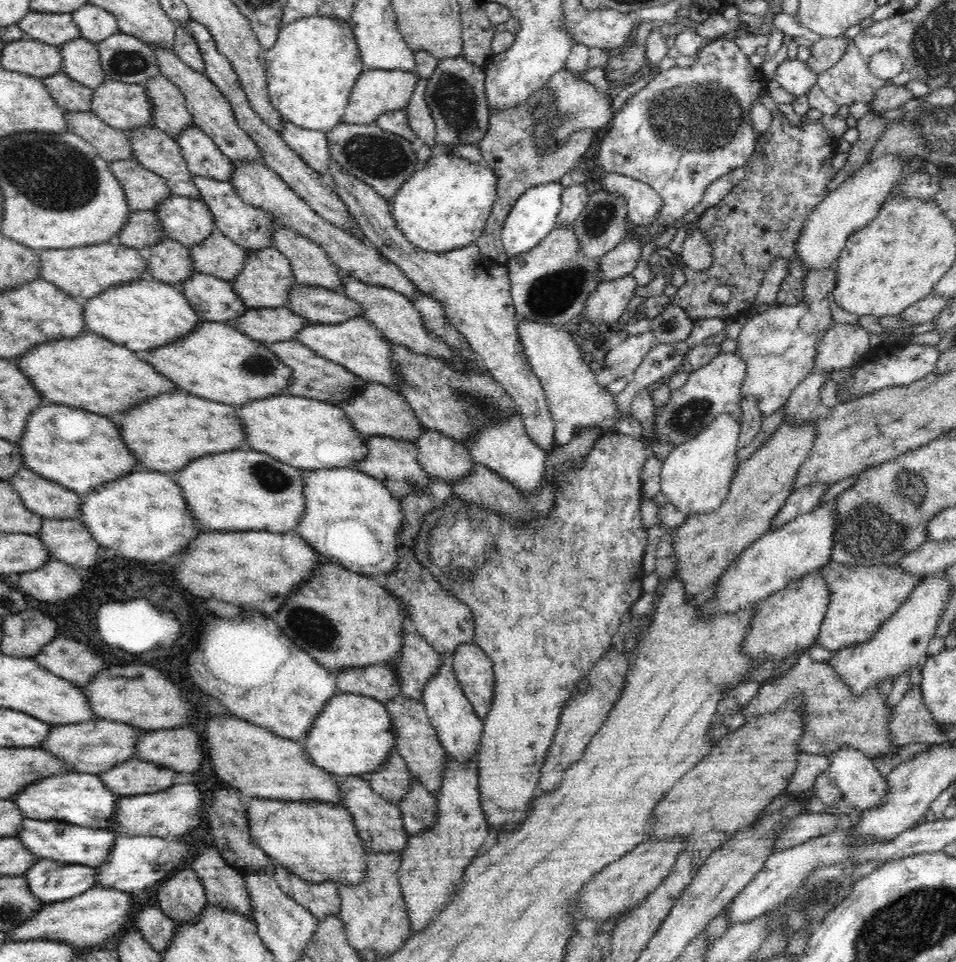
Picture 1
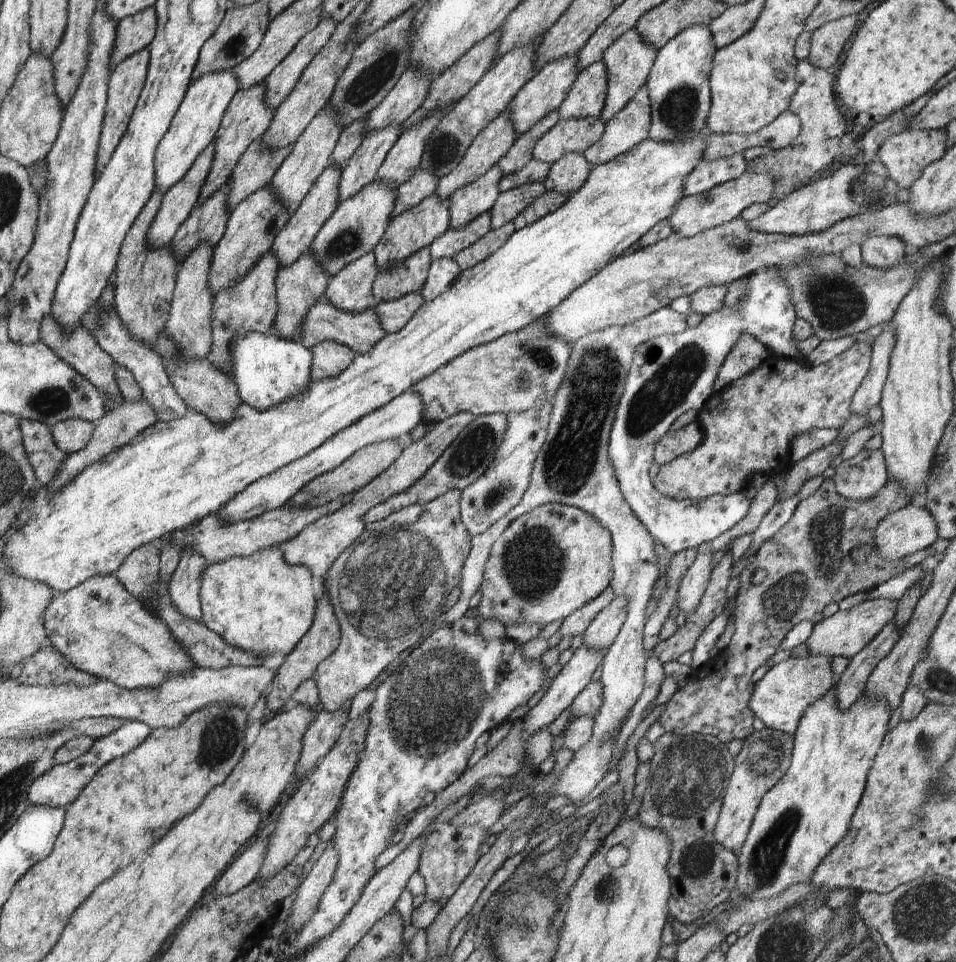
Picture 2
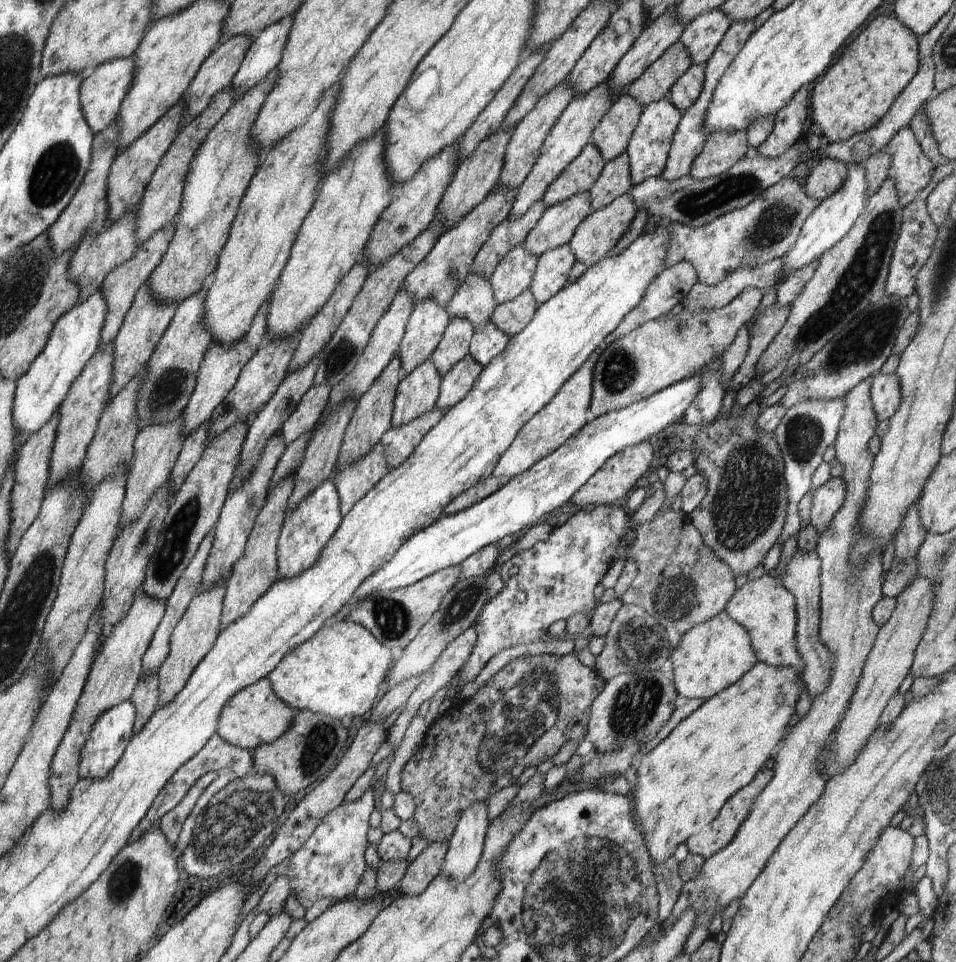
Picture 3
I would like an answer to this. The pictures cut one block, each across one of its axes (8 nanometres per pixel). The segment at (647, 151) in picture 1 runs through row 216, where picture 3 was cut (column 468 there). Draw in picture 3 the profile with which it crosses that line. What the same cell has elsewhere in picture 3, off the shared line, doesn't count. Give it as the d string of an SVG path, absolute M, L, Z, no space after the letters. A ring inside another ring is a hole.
M618 505L582 508L565 524L554 527L548 540L538 542L536 546L515 554L503 566L496 568L504 581L504 586L501 592L489 599L476 619L474 626L478 634L478 642L474 645L470 658L460 668L456 678L458 688L474 682L482 672L482 668L499 652L514 646L548 640L549 628L558 620L566 621L578 613L591 618L599 603L594 597L594 589L601 584L611 568L610 563L618 550L620 539L624 536L624 532L627 532L630 523L630 516L626 515L623 508Z

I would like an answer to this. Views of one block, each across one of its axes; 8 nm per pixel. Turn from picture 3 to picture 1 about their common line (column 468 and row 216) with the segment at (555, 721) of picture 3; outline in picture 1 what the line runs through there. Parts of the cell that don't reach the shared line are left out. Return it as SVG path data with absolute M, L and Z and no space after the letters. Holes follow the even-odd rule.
M772 112L772 116L771 126L764 134L758 135L755 153L743 166L744 178L717 206L710 208L694 222L711 246L714 262L703 271L684 266L686 281L682 286L674 288L674 294L670 296L669 302L672 306L683 308L694 322L702 318L723 319L731 314L745 313L752 306L770 264L776 258L796 260L794 243L799 237L803 222L812 214L812 210L816 210L820 202L824 202L824 198L830 192L827 186L836 174L836 169L830 162L832 156L837 153L837 140L828 134L820 120L812 121L804 115L802 116L804 125L793 128L783 113ZM718 286L727 286L730 289L731 298L728 302L716 303L712 299L712 292Z

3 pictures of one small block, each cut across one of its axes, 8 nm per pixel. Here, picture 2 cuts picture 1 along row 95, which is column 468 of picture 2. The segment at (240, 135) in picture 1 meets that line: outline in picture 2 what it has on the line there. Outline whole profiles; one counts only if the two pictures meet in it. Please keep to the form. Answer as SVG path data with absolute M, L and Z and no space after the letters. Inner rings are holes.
M497 164L483 176L458 188L449 198L450 227L456 229L490 211L501 195L498 182L502 172Z

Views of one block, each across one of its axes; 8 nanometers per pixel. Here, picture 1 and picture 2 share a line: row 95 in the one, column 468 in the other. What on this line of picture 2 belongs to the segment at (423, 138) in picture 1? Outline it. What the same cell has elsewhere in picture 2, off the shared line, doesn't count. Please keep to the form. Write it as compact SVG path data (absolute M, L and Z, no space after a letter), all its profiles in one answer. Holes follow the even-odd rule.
M459 413L434 424L431 432L428 432L421 440L414 441L406 450L404 449L394 464L362 489L359 489L348 504L343 505L332 515L321 517L318 521L304 528L295 538L278 546L283 553L285 562L308 568L312 576L316 578L325 578L326 574L332 570L335 561L365 532L366 524L361 519L378 504L411 488L475 418L469 413Z

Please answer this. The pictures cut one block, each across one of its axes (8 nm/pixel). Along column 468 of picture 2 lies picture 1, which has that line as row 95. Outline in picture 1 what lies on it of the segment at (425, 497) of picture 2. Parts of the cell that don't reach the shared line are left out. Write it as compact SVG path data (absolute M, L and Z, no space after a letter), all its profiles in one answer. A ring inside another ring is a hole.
M466 57L443 58L438 62L434 74L428 77L426 103L436 122L436 149L447 145L477 144L490 128L490 113L486 101L485 73Z

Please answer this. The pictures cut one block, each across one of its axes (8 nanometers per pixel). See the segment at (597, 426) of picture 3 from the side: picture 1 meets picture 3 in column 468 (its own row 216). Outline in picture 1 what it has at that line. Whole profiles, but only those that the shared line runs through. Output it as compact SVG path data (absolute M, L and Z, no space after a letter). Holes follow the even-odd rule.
M558 181L528 188L512 206L503 222L501 239L509 257L529 253L556 226L556 217L562 208L562 185Z

